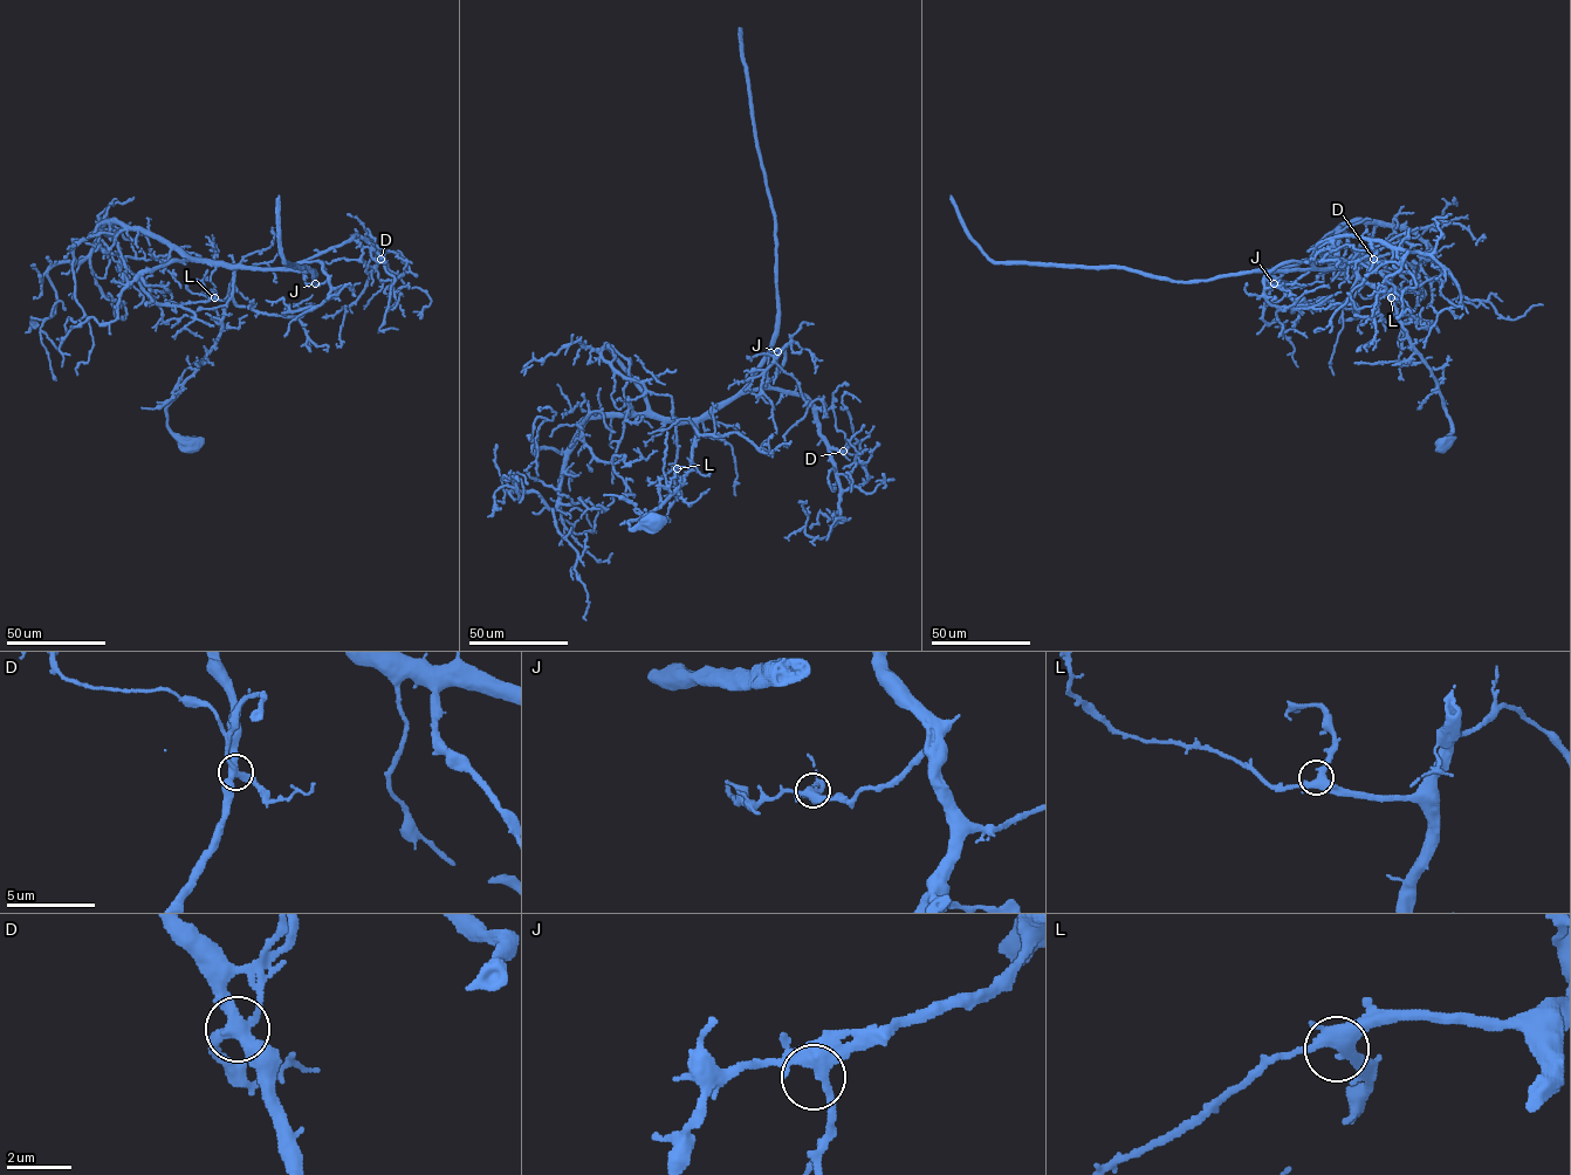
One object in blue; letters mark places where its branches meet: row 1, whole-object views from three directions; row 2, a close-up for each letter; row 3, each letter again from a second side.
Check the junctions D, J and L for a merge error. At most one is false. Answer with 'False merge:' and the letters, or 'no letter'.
False merge: D

